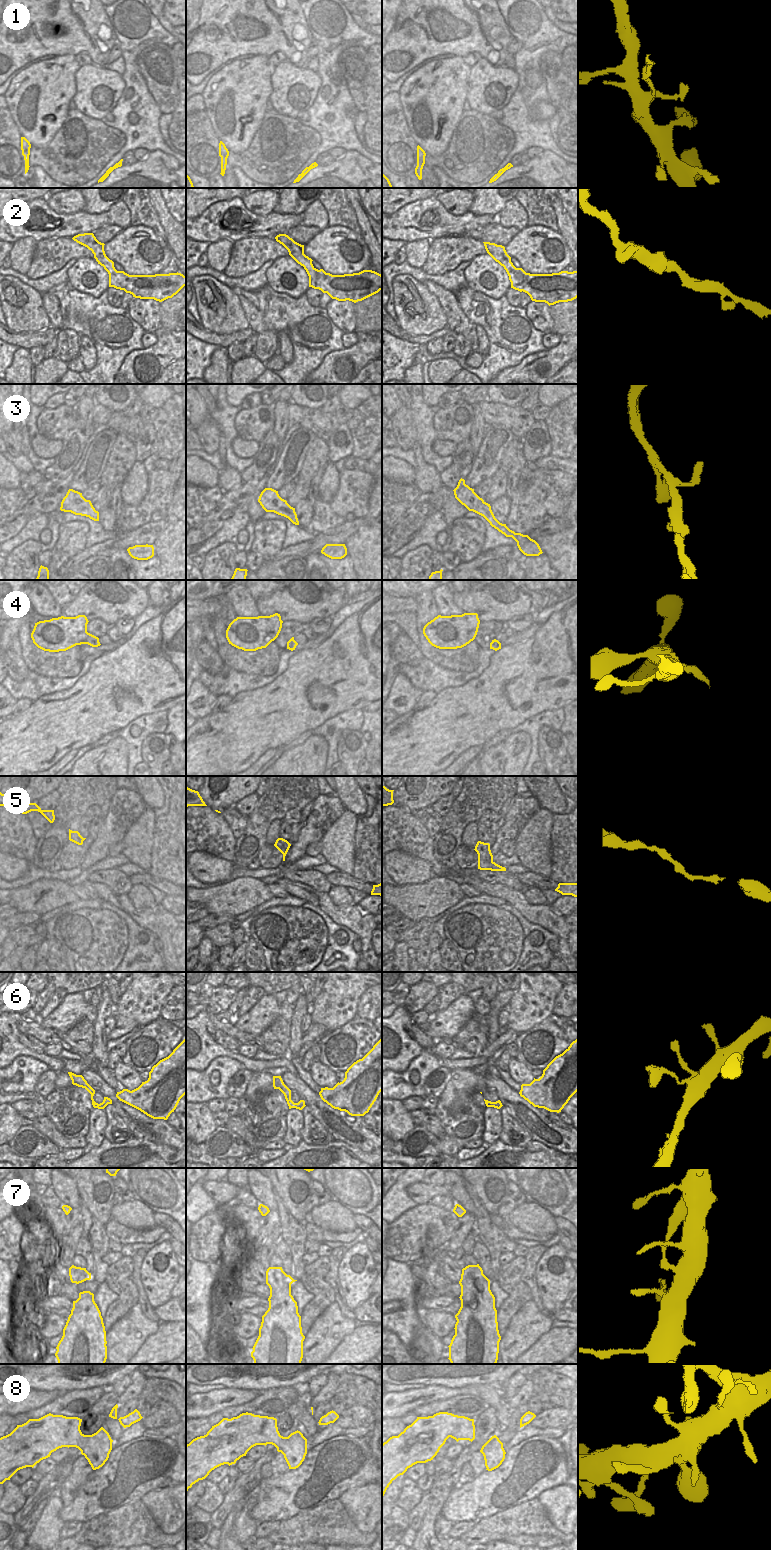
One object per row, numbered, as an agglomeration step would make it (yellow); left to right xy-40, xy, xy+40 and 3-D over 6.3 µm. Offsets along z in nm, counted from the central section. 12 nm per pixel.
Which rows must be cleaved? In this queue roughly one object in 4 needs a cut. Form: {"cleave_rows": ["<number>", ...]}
{"cleave_rows": ["1", "4"]}

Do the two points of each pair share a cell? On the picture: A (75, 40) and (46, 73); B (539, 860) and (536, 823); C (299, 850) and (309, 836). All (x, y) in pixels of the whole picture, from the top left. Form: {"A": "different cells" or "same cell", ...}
{"A": "different cells", "B": "same cell", "C": "same cell"}

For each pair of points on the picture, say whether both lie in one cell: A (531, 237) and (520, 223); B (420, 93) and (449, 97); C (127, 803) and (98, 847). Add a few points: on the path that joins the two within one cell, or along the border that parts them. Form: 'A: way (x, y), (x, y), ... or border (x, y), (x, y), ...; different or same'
A: border (527, 226), (519, 231); different
B: way (427, 96), (442, 97); same
C: way (120, 810), (114, 823), (114, 828), (108, 835); same

